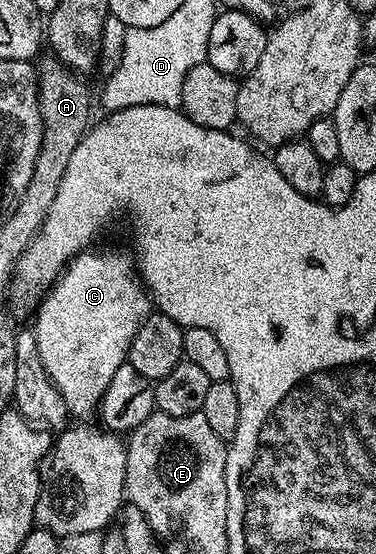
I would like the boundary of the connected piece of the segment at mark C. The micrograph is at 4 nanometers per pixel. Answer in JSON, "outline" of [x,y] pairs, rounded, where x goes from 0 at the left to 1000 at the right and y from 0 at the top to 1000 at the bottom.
{"outline":[[[253,448],[178,473],[176,486],[106,542],[88,581],[98,641],[109,641],[130,684],[162,706],[162,720],[173,720],[199,756],[242,756],[261,747],[279,699],[311,677],[311,662],[338,657],[354,605],[407,561],[356,462],[316,449]]]}

